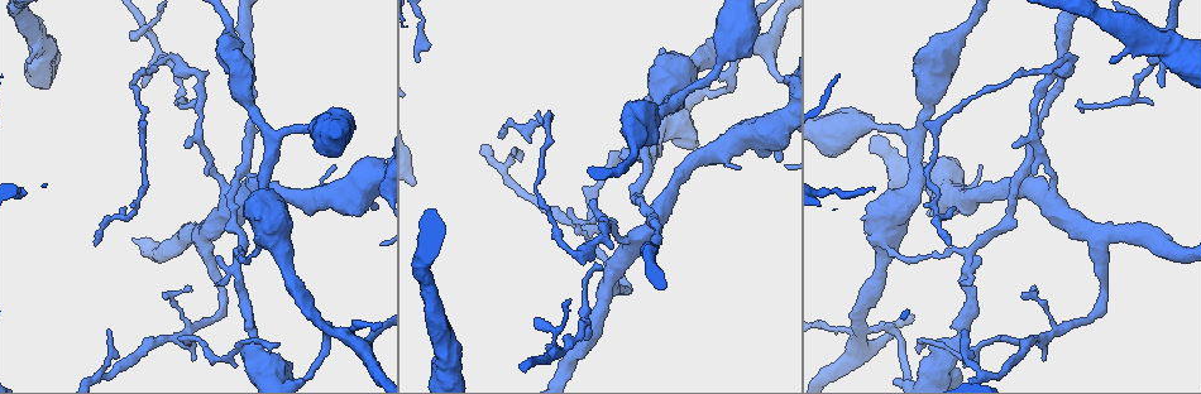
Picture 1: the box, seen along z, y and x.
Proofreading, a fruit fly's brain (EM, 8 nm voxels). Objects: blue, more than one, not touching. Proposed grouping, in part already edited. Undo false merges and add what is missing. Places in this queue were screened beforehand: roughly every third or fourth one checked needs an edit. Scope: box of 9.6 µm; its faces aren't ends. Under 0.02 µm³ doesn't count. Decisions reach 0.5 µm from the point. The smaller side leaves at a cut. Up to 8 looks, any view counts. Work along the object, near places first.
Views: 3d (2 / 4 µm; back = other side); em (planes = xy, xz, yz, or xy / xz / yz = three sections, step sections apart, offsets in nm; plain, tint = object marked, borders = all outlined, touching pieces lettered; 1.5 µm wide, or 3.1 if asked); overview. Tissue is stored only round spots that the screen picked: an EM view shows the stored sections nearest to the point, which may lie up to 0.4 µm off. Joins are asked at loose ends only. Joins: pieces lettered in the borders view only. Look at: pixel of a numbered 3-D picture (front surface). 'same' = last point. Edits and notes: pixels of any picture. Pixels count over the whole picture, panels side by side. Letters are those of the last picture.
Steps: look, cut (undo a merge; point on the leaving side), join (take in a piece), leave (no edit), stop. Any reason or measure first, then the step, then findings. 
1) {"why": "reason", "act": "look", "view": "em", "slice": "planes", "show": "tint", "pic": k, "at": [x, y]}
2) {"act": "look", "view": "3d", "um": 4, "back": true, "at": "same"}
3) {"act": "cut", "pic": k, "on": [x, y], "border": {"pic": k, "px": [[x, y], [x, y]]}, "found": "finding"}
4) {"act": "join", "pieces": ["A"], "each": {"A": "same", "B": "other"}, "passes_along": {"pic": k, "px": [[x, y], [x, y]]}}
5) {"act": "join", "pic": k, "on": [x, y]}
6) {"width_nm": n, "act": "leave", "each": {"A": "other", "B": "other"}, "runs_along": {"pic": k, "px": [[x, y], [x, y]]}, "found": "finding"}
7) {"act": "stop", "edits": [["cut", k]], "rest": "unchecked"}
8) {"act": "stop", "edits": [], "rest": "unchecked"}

{"why": "four or more arms meet", "act": "look", "view": "em", "slice": "planes", "show": "borders", "pic": 1, "at": [864, 327]}

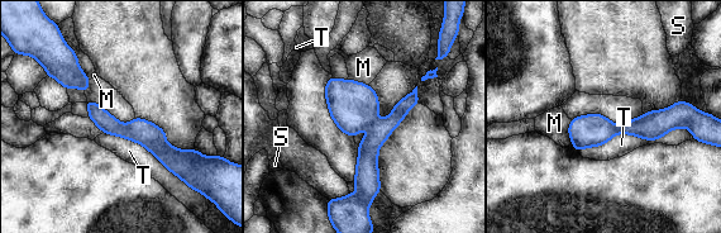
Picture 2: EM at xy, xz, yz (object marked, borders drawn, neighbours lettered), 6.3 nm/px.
{"act": "cut", "pic": 2, "on": [144, 131], "each": {"M": "other", "S": "other", "T": "other"}, "border": {"pic": 2, "px": [[125, 124], [134, 137], [163, 143]]}, "found": "a second neuron is stuck on"}

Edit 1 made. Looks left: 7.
{"act": "look", "view": "overview"}

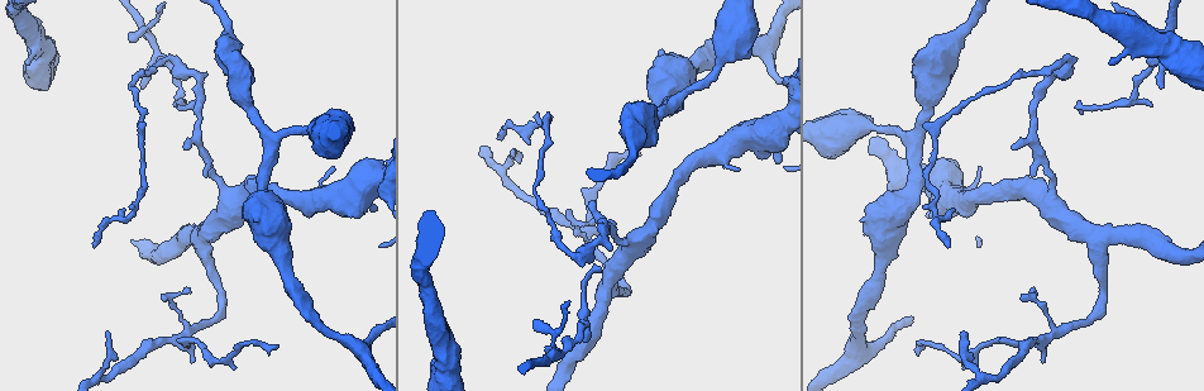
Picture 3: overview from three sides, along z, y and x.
{"why": "thick turns thin", "act": "look", "view": "em", "slice": "planes", "show": "tint", "pic": 3, "at": [665, 93]}

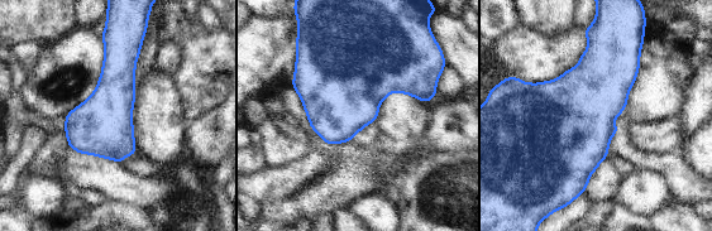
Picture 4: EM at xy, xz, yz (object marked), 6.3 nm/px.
{"why": "what lies round it", "act": "look", "view": "em", "slice": "planes", "show": "borders", "at": "same"}

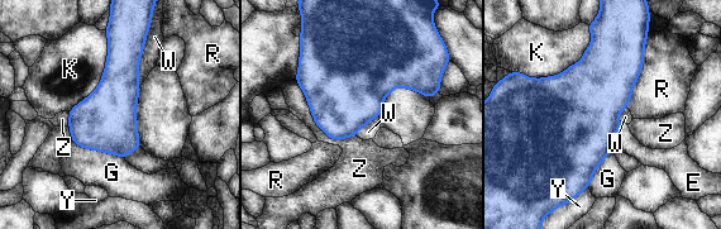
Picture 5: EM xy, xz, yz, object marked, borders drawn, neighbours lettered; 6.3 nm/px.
{"act": "leave", "each": {"E": "other", "G": "other", "K": "other", "R": "other", "W": "other", "Y": "other", "Z": "other"}, "border": {"pic": 5, "px": [[590, 27], [562, 72], [511, 72]]}, "found": "one neuron here"}

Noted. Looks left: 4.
{"why": "tapers out", "act": "look", "view": "em", "slice": "planes", "show": "plain", "pic": 3, "at": [129, 36]}

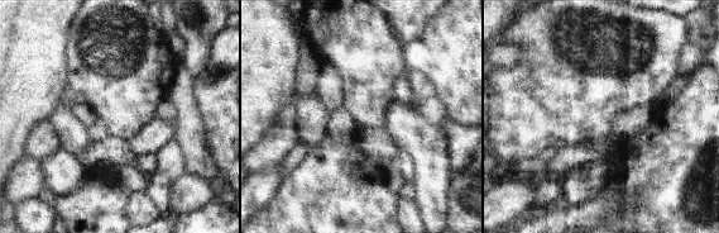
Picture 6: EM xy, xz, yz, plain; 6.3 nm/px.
{"act": "look", "view": "em", "slice": "planes", "show": "borders", "at": "same"}

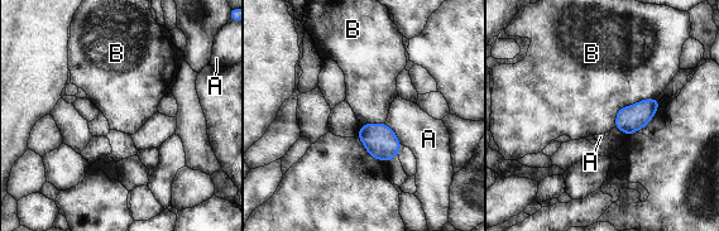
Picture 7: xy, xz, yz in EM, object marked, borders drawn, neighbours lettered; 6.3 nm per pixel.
{"act": "leave", "each": {"A": "other", "B": "other"}, "border": {"pic": 7, "px": [[658, 99], [623, 106], [613, 126]]}, "found": "no lettered piece goes on from it"}

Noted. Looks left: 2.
{"act": "stop", "edits": [["cut", 2]], "rest": "unchecked"}

